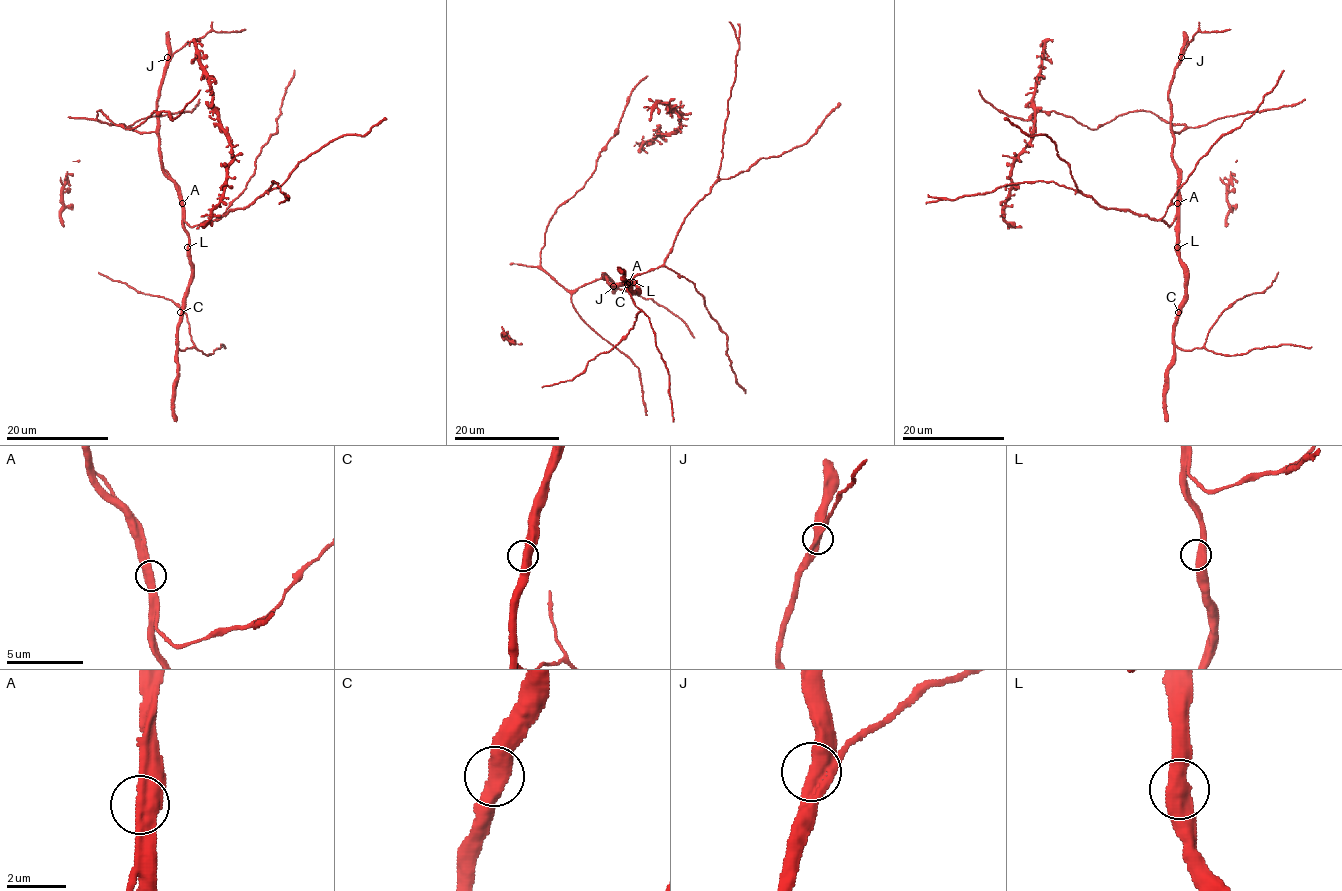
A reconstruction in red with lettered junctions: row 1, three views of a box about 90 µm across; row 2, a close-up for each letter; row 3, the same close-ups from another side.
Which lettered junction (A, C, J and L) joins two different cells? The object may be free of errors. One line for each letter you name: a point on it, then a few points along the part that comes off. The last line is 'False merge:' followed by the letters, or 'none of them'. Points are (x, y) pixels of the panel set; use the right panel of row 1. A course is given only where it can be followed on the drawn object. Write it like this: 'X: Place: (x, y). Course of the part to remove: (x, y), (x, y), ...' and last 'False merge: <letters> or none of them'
False merge: none of them

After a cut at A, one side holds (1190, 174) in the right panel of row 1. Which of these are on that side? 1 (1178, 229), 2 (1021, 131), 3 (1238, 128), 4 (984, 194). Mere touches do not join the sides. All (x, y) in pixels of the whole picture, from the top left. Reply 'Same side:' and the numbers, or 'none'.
Same side: 2, 3, 4

